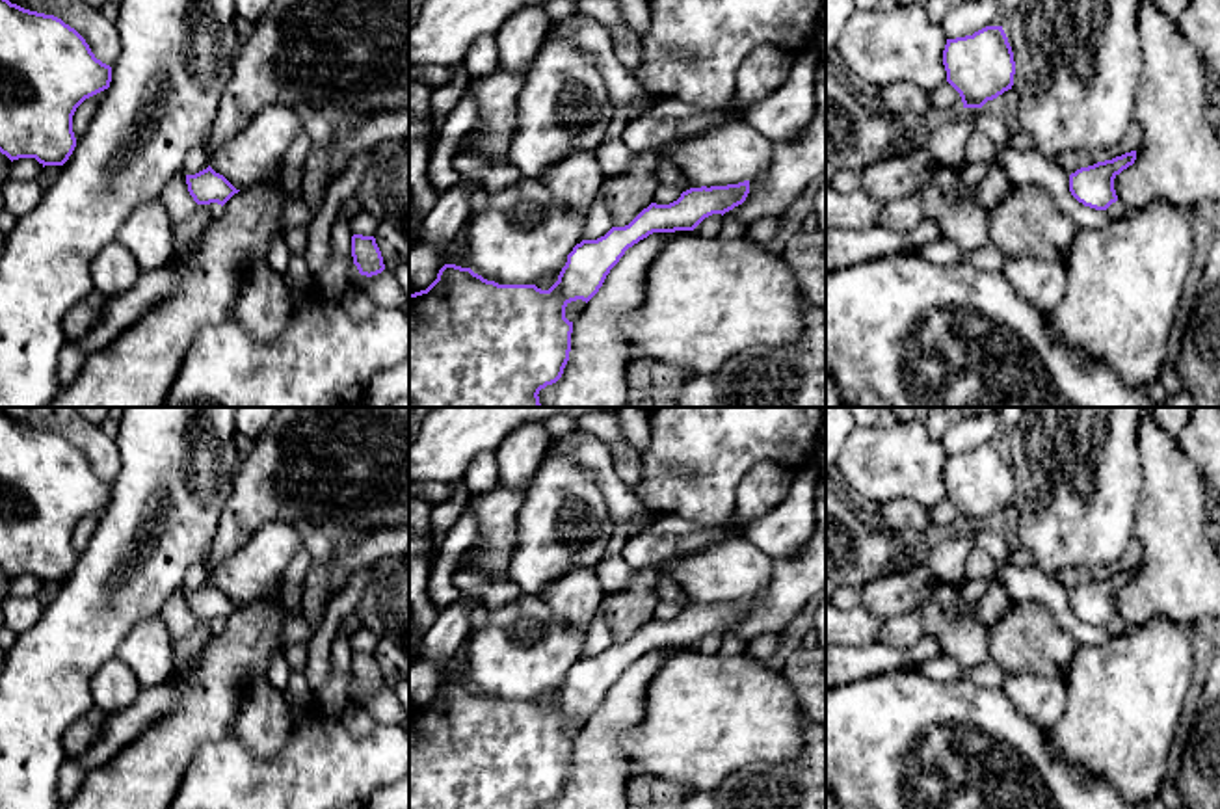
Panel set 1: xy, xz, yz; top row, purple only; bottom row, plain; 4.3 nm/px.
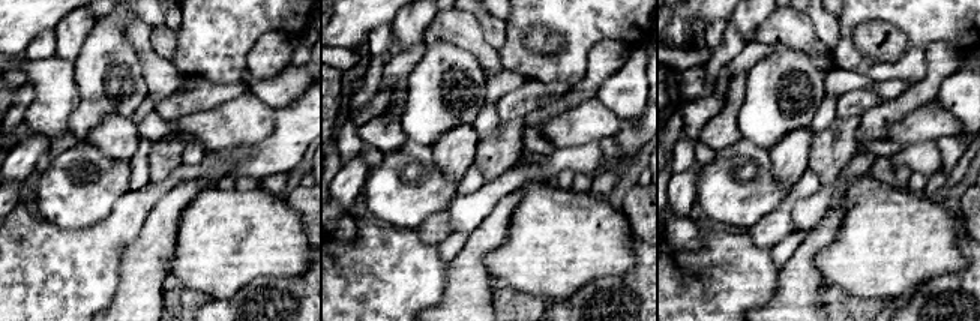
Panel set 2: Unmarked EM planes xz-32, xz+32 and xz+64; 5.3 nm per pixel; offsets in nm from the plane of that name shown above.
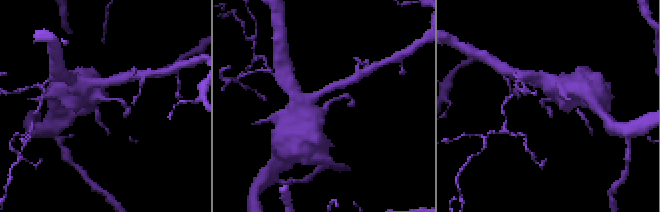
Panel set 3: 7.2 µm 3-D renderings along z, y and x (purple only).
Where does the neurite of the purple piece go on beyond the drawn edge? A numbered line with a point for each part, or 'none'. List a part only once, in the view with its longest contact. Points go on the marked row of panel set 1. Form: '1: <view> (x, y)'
none

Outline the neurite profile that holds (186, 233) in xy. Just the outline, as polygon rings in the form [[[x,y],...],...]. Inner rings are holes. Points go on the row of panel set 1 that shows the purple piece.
[[[197,205],[193,216],[182,223],[173,225],[175,257],[192,247],[212,223],[208,205]]]

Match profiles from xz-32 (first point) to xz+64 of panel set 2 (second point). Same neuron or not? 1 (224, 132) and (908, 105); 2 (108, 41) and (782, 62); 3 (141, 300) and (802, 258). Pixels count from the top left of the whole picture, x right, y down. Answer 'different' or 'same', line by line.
1: different
2: same
3: same

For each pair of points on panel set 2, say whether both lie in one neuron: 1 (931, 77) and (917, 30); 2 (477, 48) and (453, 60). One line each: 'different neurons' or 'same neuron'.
1: different neurons
2: different neurons

